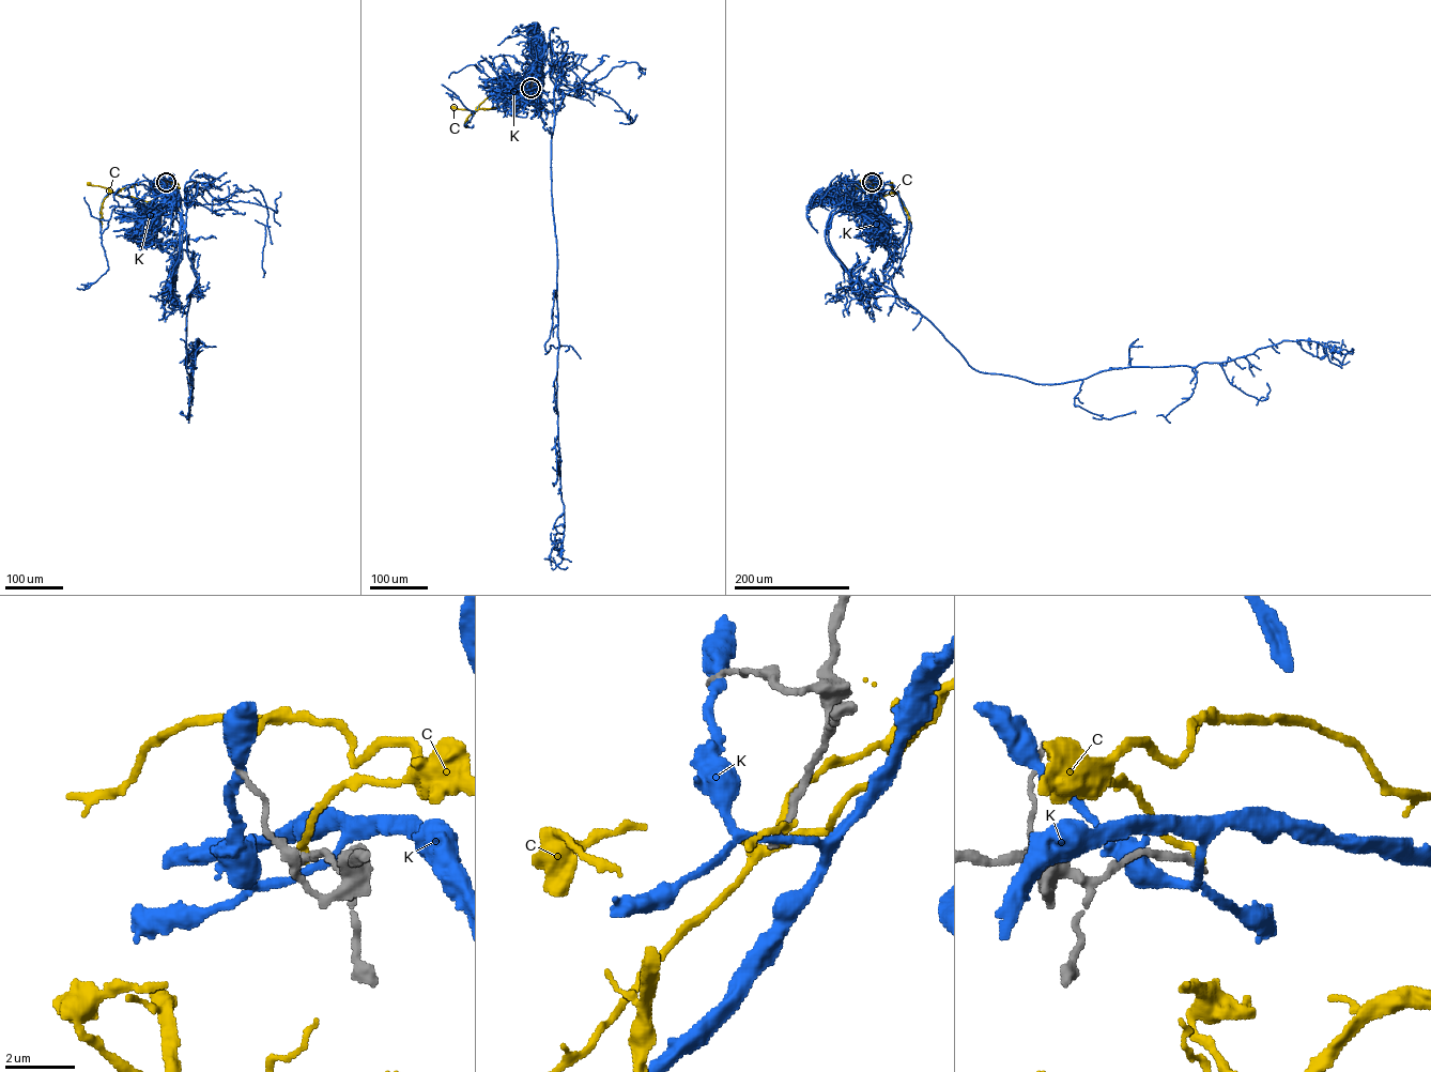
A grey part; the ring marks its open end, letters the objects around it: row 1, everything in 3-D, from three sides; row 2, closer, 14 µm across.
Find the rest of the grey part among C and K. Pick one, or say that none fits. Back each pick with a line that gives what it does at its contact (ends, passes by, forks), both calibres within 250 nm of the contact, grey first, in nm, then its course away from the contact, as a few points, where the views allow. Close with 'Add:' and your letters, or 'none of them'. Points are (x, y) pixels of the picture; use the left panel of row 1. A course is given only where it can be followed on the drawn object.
Add: none of them

